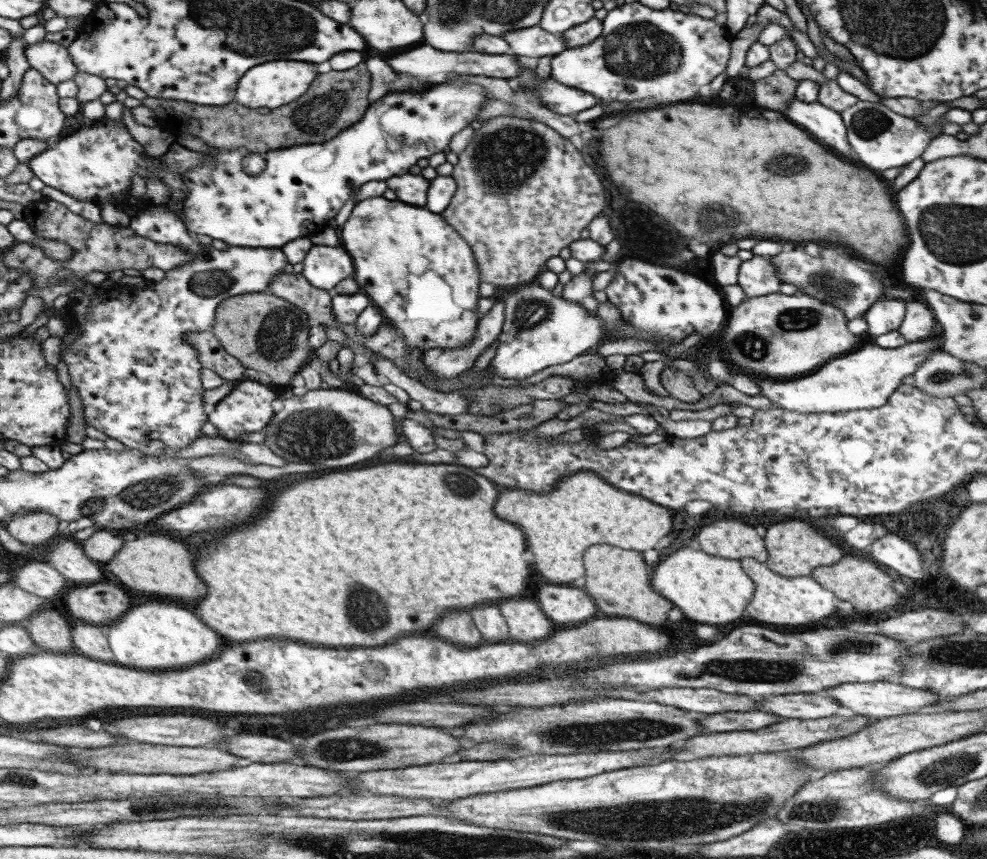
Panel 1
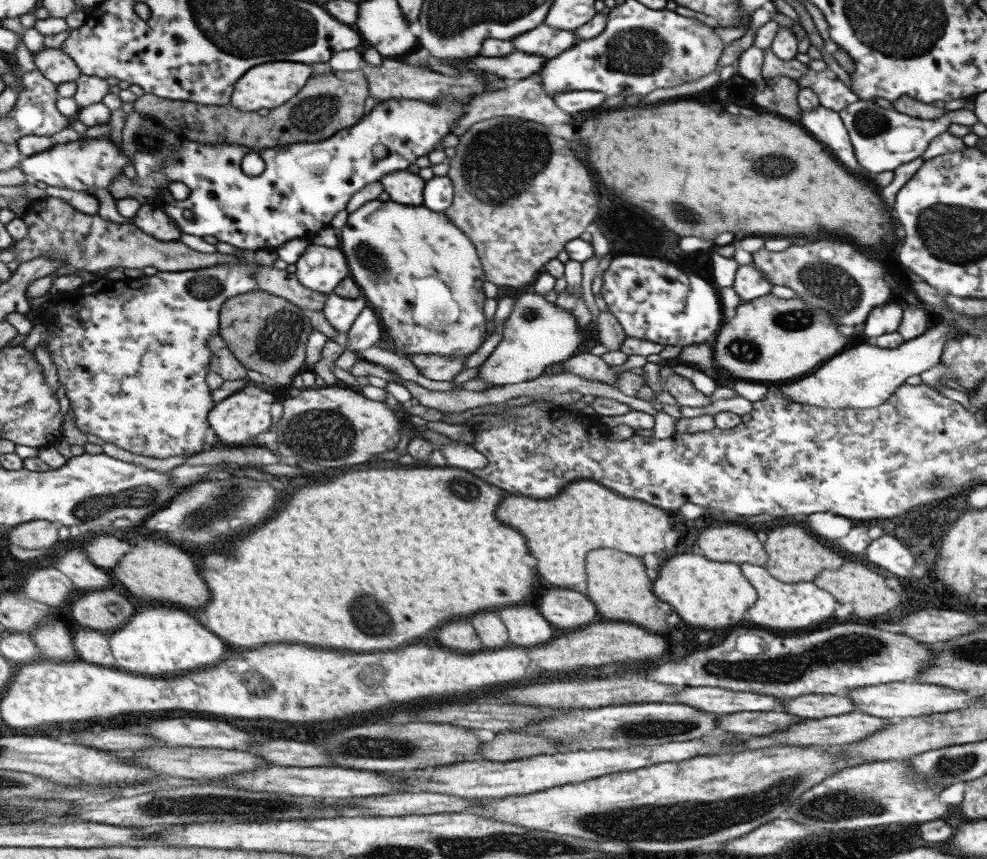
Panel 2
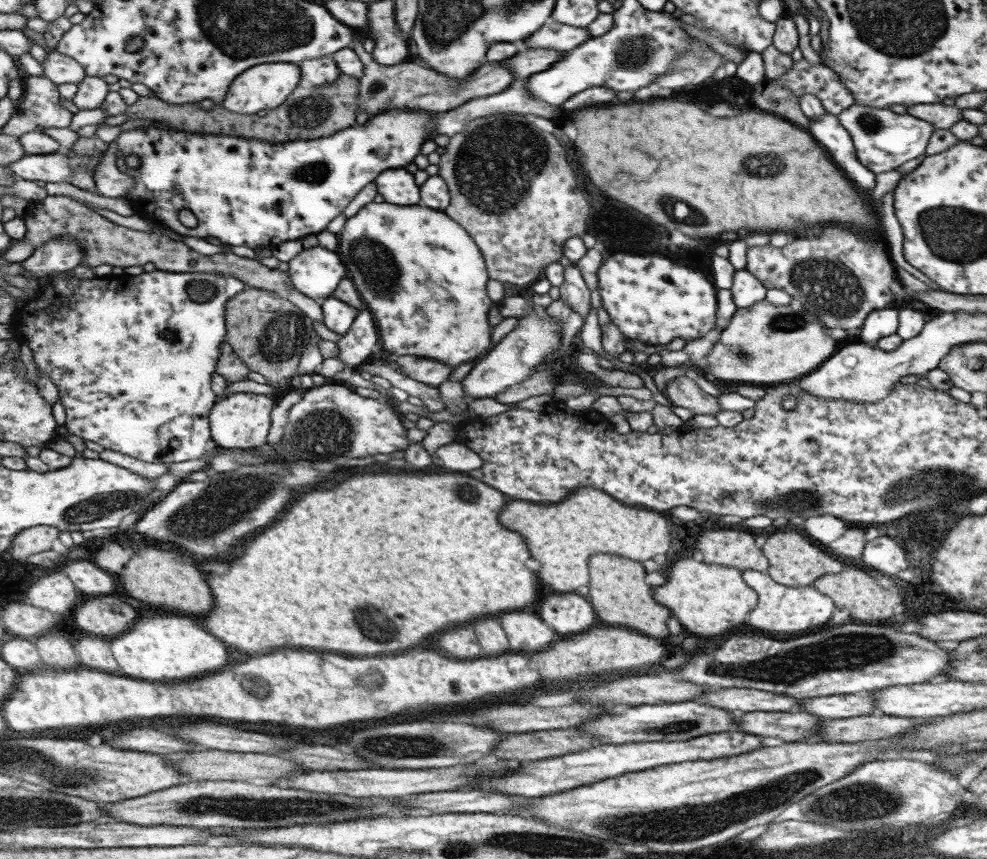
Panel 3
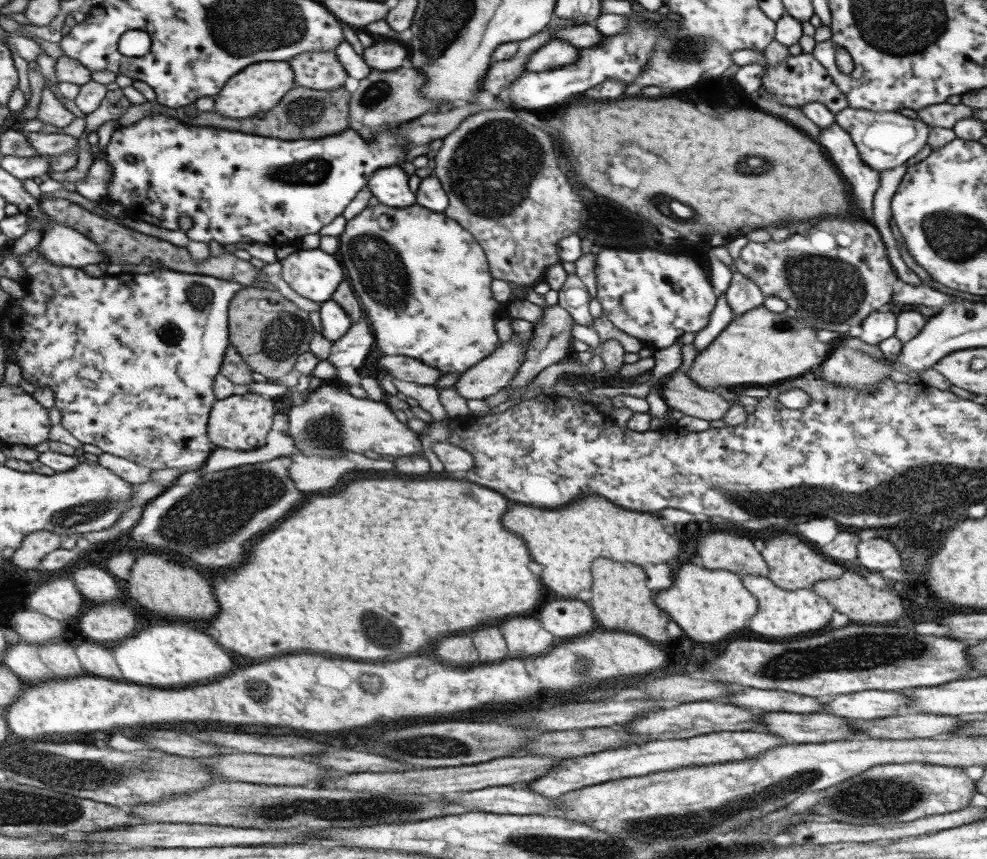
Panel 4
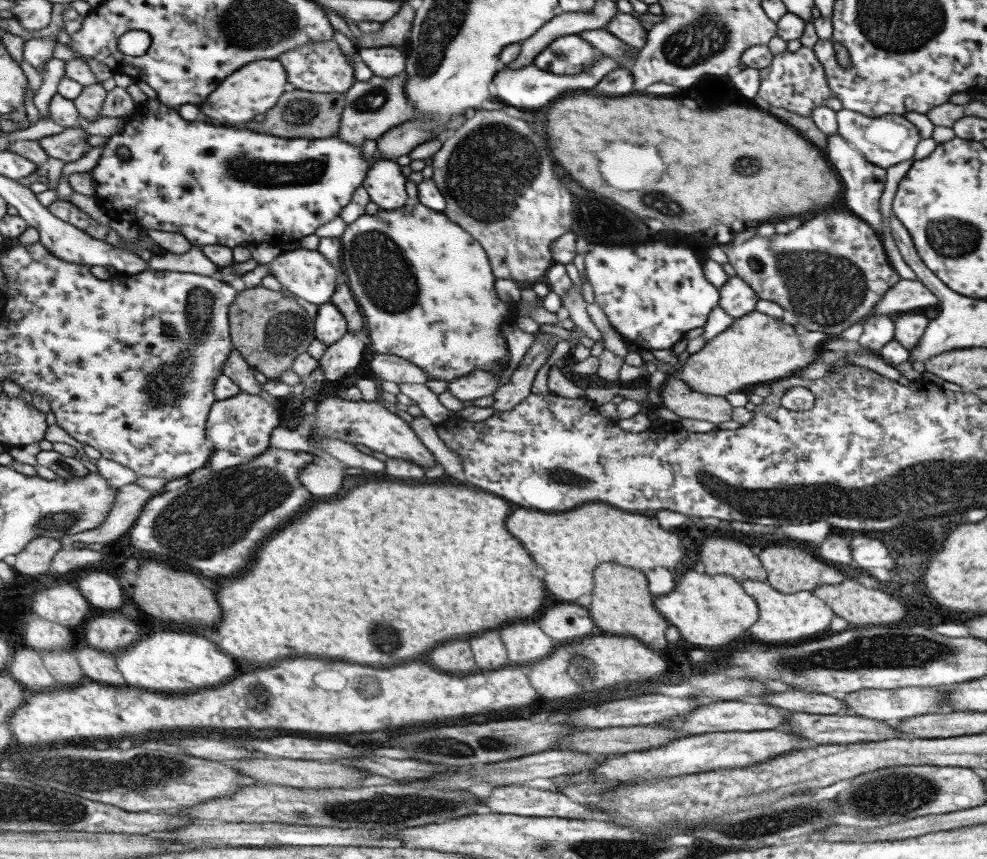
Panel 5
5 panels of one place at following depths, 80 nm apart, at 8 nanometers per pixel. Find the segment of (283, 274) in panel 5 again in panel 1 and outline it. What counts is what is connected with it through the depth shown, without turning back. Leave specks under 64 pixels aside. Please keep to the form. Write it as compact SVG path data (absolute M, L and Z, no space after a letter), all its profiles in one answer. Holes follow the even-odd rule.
M340 244L336 247L313 245L303 266L302 276L307 277L313 286L329 291L331 287L349 277L354 263L350 253Z

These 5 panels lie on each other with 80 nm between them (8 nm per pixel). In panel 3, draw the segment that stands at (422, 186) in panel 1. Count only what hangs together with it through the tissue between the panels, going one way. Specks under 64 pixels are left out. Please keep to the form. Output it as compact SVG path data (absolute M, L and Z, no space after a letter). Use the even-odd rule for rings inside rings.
M404 168L383 171L374 183L378 194L389 204L411 206L419 202L419 187L415 184L413 175Z

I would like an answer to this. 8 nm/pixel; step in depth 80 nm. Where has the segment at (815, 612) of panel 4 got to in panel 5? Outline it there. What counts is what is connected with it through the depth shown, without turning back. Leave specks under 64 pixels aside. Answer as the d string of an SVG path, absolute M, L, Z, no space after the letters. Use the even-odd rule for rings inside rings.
M744 580L740 585L758 606L758 617L748 630L748 634L756 642L767 645L798 644L818 638L817 634L829 627L833 613L812 591L782 593L769 586L766 581L758 580Z

